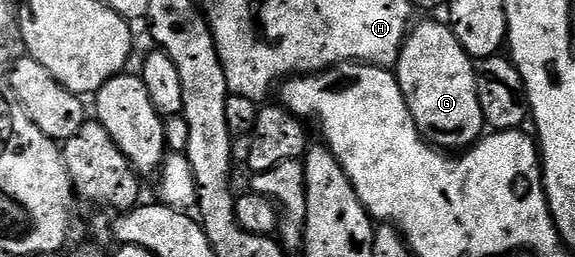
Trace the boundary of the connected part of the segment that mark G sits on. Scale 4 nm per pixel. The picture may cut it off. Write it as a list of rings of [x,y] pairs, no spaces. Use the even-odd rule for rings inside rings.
[[[420,21],[406,34],[406,41],[402,44],[396,66],[398,86],[400,91],[404,91],[416,127],[431,145],[443,151],[465,151],[483,136],[487,128],[484,111],[480,107],[478,98],[475,58],[467,55],[464,47],[460,47],[460,39],[456,39],[449,24],[442,22],[441,25],[438,21]]]

